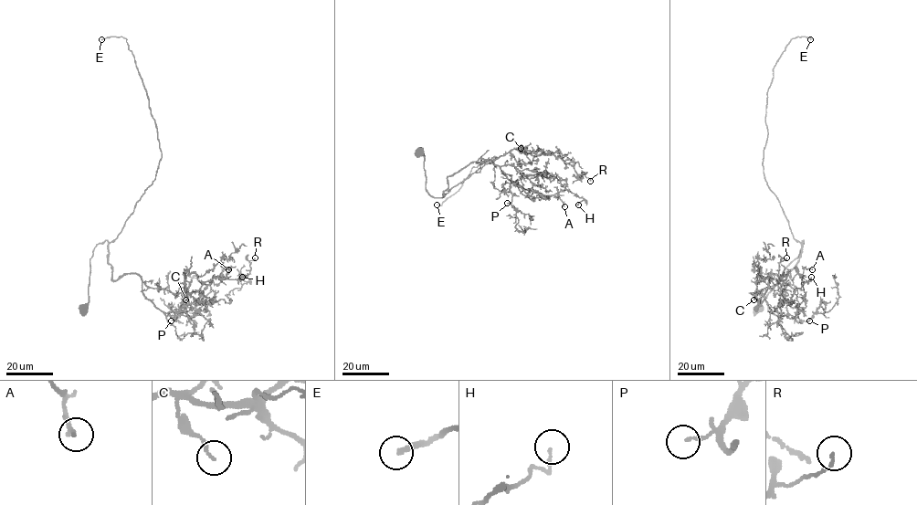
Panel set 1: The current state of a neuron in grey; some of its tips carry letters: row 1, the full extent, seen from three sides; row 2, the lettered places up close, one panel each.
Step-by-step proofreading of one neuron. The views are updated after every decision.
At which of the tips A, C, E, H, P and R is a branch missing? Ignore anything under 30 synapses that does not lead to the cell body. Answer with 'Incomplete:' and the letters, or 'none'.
Incomplete: E

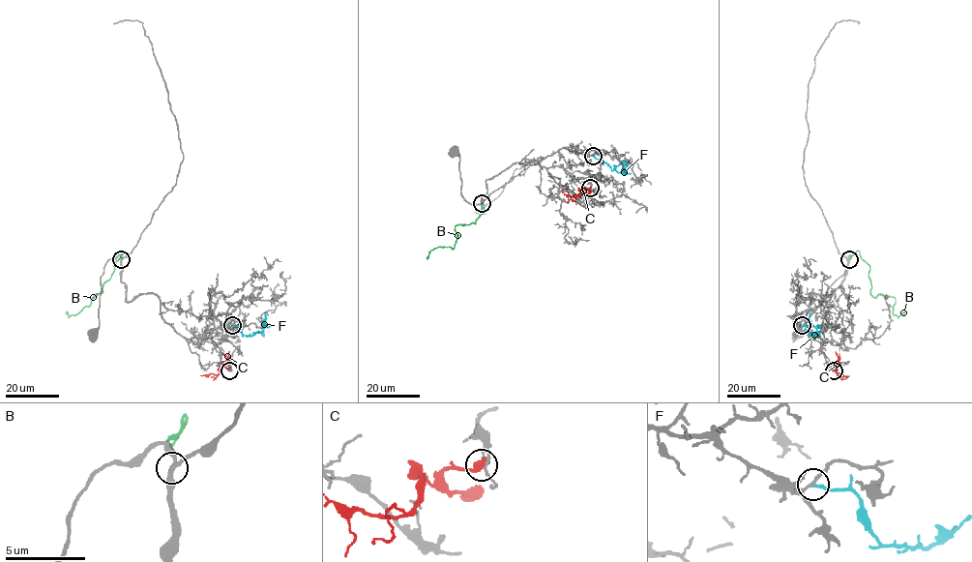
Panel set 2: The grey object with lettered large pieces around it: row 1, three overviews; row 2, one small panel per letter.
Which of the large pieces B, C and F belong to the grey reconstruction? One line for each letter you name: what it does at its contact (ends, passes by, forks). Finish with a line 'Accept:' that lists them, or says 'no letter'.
F: It ends there
Accept: F

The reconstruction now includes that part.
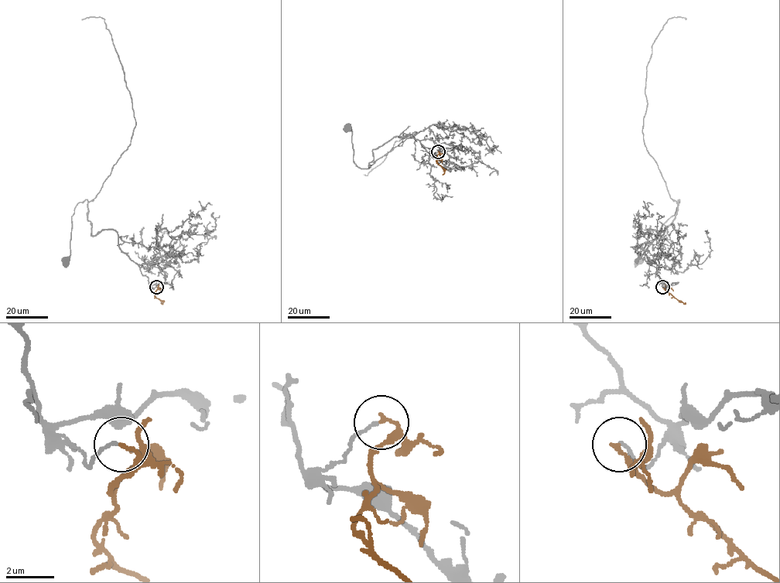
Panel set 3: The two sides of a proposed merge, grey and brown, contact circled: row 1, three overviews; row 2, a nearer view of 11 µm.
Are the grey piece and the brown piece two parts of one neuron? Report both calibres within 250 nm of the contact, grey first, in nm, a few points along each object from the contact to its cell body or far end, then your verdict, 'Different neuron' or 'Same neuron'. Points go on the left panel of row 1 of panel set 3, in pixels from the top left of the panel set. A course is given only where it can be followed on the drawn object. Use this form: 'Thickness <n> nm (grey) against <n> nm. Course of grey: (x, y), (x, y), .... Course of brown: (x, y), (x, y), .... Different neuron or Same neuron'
Thickness 100 nm (grey) against 140 nm. Course of grey: (156, 287), (124, 253), (114, 230), (90, 235), (87, 199), (78, 202), (72, 216), (66, 263). Course of brown: (156, 287), (154, 294), (161, 302). Different neuron

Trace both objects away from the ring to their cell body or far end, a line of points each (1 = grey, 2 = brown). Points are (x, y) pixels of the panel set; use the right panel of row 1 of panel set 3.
1: (663, 287), (667, 285), (644, 247), (647, 230), (661, 235), (679, 199), (639, 263)
2: (663, 287), (685, 302)

